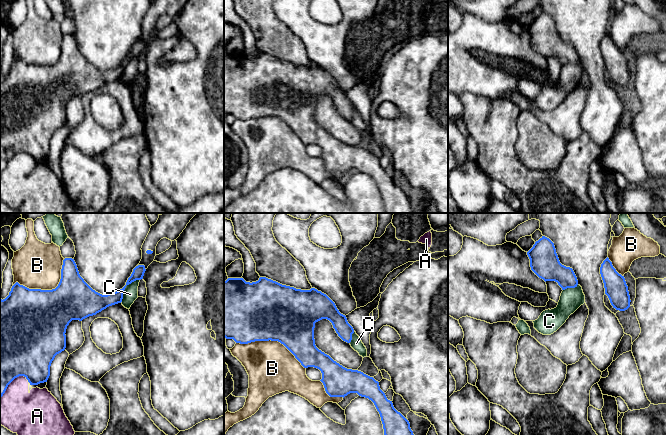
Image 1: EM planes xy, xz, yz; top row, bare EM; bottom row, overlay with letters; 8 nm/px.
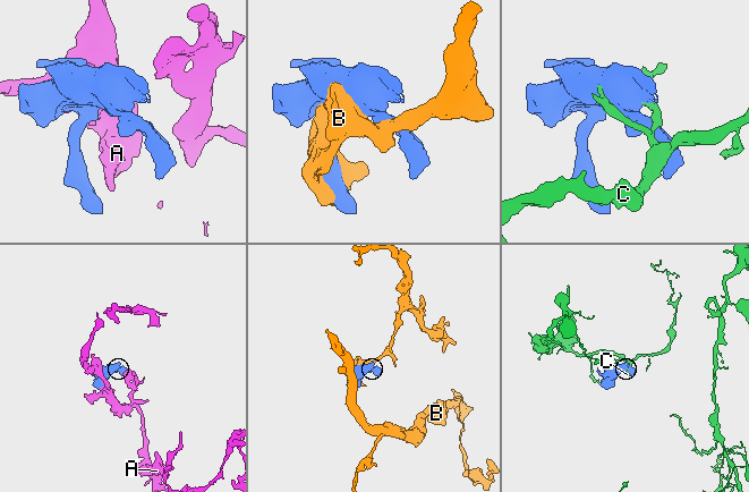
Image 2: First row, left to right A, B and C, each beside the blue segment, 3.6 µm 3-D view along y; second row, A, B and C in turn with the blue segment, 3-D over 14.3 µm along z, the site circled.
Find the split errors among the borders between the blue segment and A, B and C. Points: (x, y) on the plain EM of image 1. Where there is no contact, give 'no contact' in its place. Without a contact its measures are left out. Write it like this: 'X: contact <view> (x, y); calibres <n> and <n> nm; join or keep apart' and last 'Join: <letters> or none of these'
A: contact xy (10, 158); calibres 460 and 340 nm; keep apart
B: contact xz (271, 116); calibres 480 and 400 nm; keep apart
C: contact xy (125, 63); calibres 140 and 110 nm; keep apart
Join: none of these

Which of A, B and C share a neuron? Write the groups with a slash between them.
A / B / C

